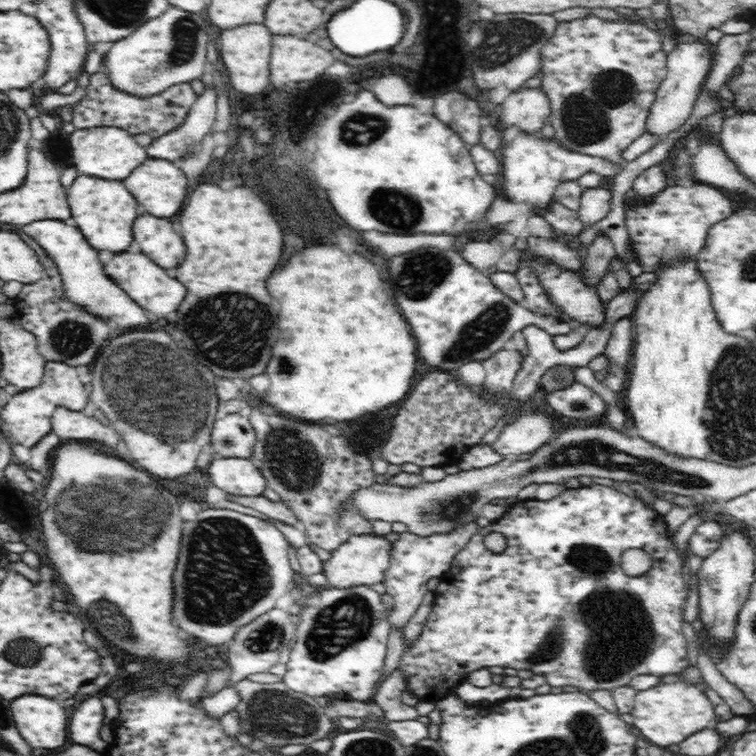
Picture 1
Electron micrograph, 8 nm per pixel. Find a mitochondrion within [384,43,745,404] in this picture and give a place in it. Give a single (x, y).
(584, 117)

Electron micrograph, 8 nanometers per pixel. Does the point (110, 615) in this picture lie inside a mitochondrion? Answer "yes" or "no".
yes

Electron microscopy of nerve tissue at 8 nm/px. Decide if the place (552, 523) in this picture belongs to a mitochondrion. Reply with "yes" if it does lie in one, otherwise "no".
no

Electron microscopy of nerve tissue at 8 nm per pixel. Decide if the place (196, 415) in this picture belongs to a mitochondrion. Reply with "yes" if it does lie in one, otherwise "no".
yes

